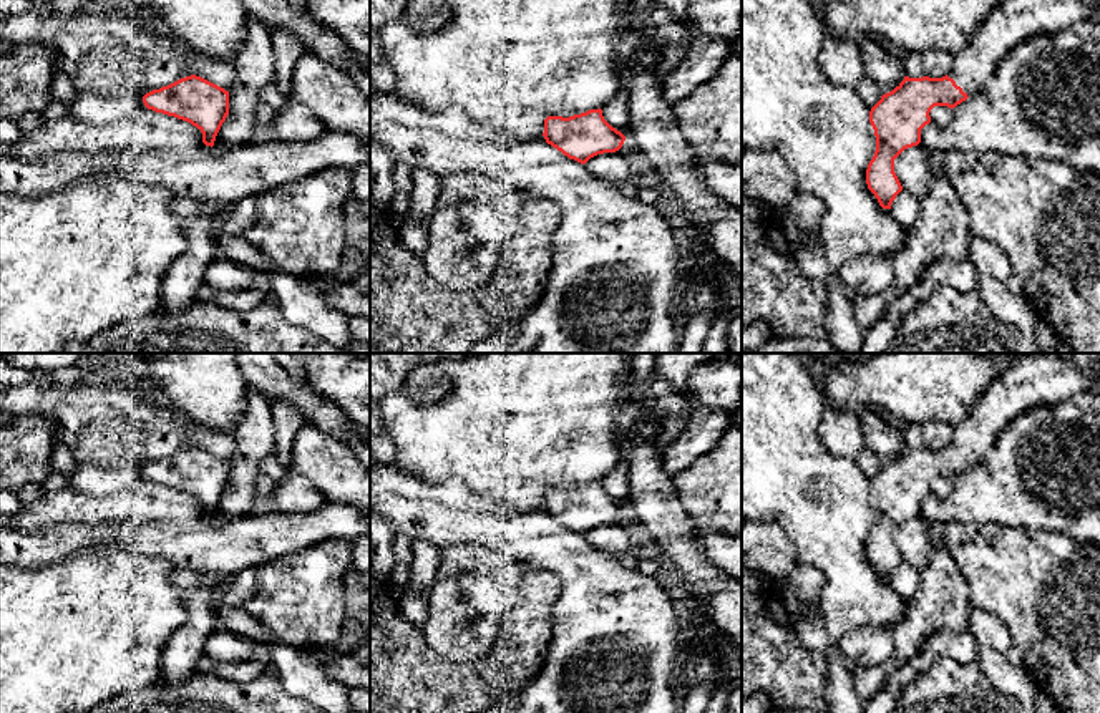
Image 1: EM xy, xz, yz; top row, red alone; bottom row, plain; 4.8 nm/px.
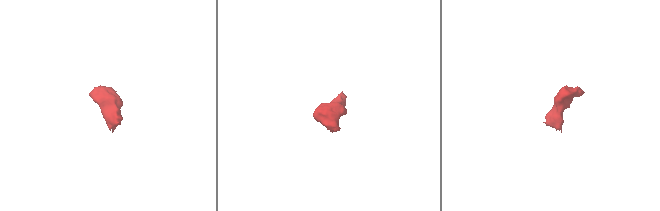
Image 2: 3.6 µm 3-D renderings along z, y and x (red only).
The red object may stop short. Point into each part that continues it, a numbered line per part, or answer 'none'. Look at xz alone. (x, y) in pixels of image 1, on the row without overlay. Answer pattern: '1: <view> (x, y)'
none

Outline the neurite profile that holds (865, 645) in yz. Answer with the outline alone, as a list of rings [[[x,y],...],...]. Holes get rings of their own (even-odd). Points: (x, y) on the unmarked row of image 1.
[[[853,627],[840,638],[838,645],[841,655],[861,668],[888,667],[896,655],[893,630],[883,627]]]

